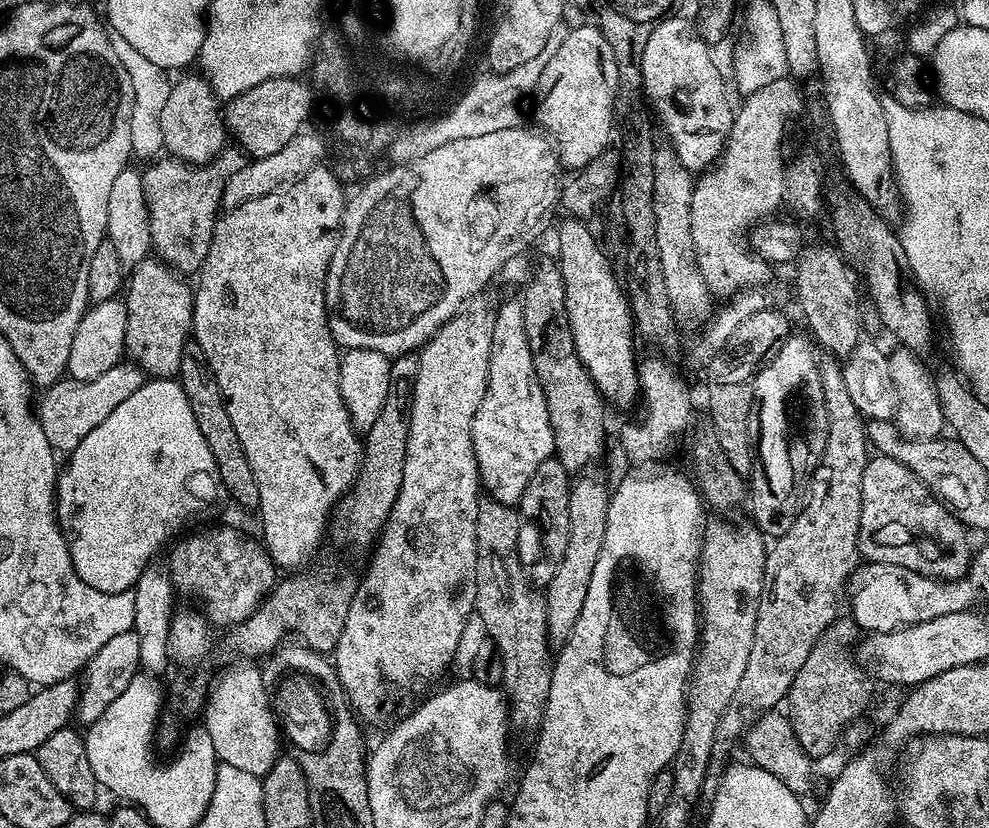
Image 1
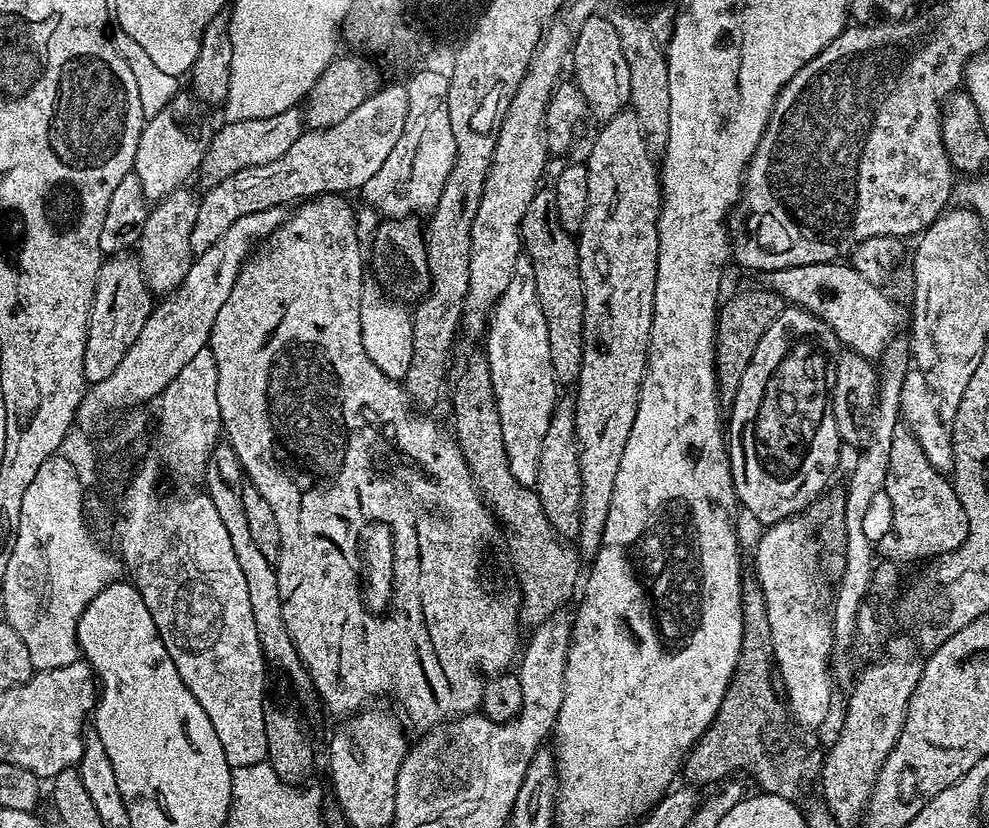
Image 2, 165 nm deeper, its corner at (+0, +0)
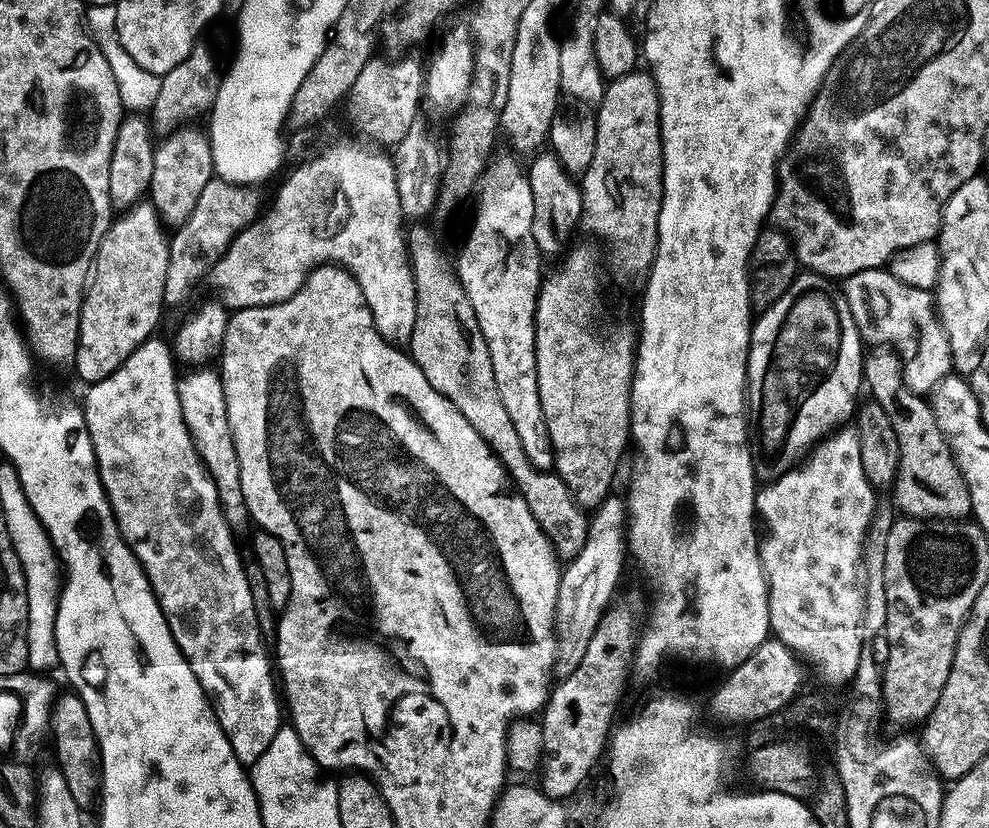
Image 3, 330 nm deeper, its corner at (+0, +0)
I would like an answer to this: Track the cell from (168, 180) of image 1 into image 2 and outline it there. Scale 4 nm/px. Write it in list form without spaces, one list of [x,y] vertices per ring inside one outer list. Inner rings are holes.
[[[299,107],[291,108],[290,110],[282,110],[282,114],[274,114],[270,118],[254,118],[253,120],[229,120],[221,123],[221,128],[218,127],[212,133],[212,140],[208,144],[208,153],[202,158],[200,163],[200,171],[198,173],[198,180],[204,183],[203,187],[209,189],[215,186],[218,182],[222,182],[234,174],[238,170],[246,170],[247,168],[253,168],[254,166],[266,166],[266,162],[274,162],[278,158],[282,158],[282,154],[286,154],[286,150],[290,150],[290,146],[294,146],[294,142],[298,142],[298,138],[306,131],[306,125],[304,123],[304,117]]]

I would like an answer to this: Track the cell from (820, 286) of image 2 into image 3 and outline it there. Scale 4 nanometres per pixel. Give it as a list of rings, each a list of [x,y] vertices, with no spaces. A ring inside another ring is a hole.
[[[887,267],[843,277],[842,291],[861,337],[873,340],[873,345],[891,348],[900,357],[904,381],[911,392],[930,394],[944,378],[953,375],[950,342],[940,325],[932,292],[898,282]]]

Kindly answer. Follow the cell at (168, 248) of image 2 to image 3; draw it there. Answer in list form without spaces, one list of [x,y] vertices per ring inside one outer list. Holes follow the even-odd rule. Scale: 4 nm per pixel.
[[[190,126],[173,128],[157,143],[154,154],[150,200],[161,214],[161,219],[170,226],[185,224],[190,218],[198,202],[198,194],[202,194],[206,182],[213,180],[218,168],[213,141],[212,144],[208,141],[208,136],[202,129],[188,127]]]

